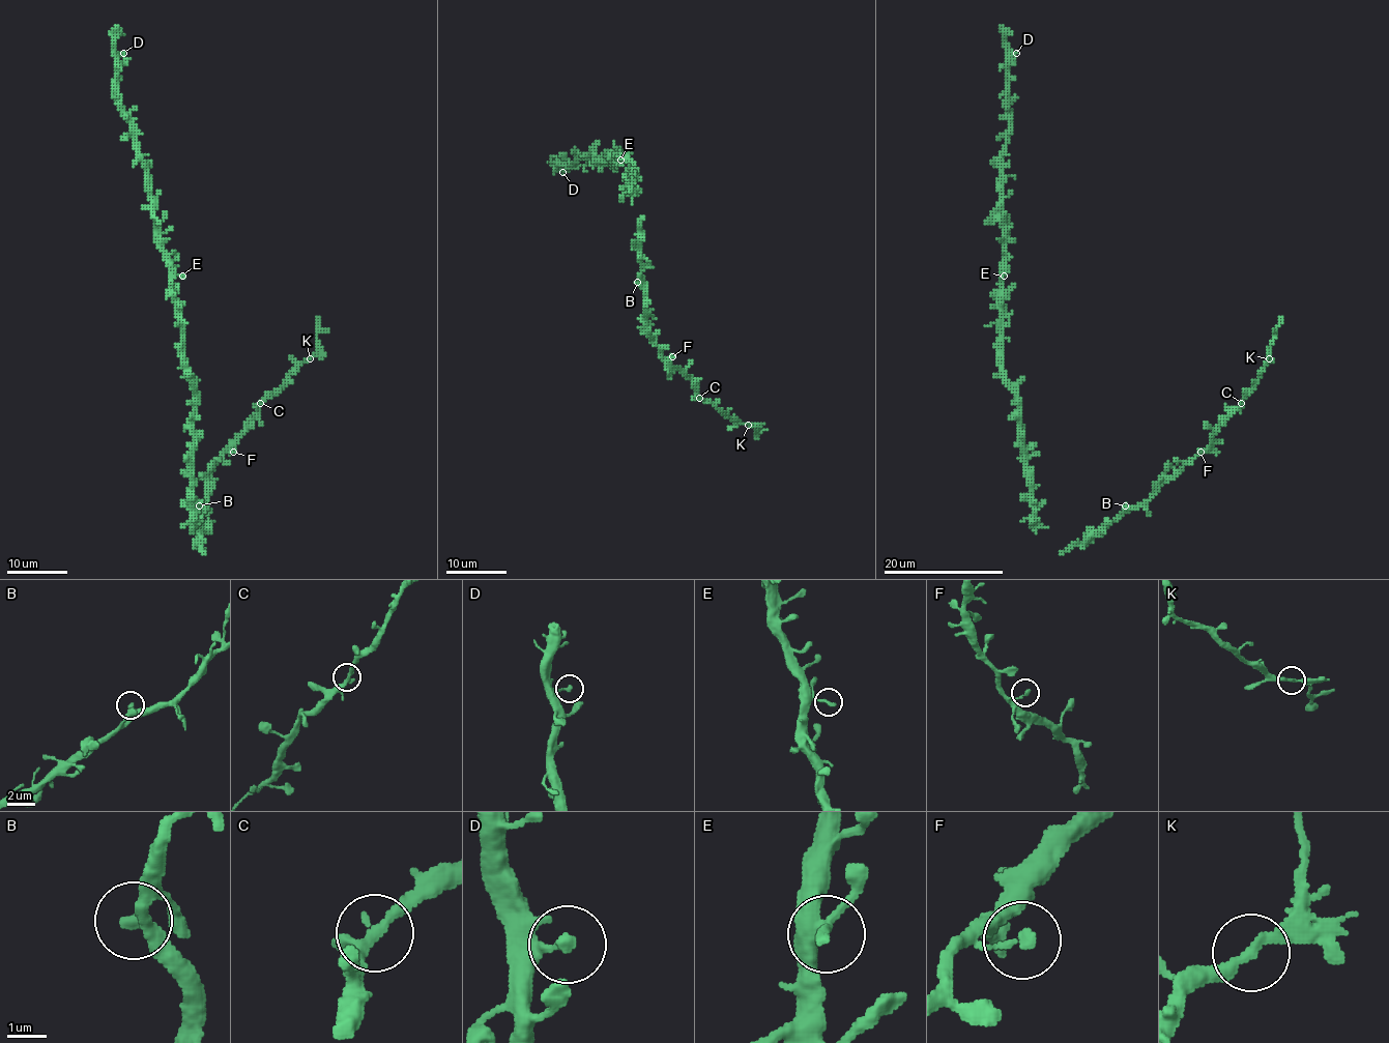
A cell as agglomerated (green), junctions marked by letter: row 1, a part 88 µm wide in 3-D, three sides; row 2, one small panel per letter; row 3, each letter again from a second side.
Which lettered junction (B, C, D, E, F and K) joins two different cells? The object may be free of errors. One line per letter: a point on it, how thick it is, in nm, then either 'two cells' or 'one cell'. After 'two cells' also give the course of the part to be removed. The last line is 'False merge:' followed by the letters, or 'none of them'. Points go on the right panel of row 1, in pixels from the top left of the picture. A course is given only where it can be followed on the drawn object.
B: place (1125, 505); calibre 240 nm; one cell
C: place (1241, 403); calibre 300 nm; one cell
D: place (1016, 53); calibre 260 nm; one cell
E: place (1004, 276); calibre 260 nm; one cell
F: place (1201, 452); calibre 240 nm; one cell
K: place (1269, 358); calibre 240 nm; one cell
False merge: none of them

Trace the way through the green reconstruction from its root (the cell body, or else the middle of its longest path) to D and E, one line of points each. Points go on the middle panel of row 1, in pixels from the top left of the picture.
D: (630, 184), (633, 168), (624, 158), (583, 157), (576, 165), (554, 165), (562, 172)
E: (630, 184), (633, 168), (624, 158), (611, 158), (620, 160)

